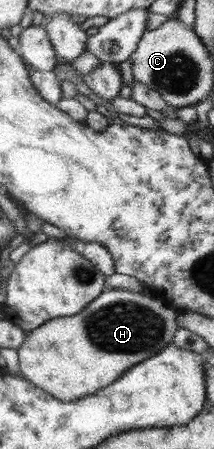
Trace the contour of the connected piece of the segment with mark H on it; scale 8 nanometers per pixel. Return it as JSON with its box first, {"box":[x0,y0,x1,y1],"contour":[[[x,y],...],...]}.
{"box":[16,290,179,402],"contour":[[[129,290],[103,291],[92,302],[89,302],[80,313],[70,317],[54,318],[45,322],[38,328],[26,332],[22,346],[16,348],[19,358],[20,376],[38,386],[39,389],[45,390],[54,398],[64,402],[72,402],[90,394],[103,392],[106,386],[110,386],[115,380],[118,380],[118,378],[120,378],[120,376],[122,376],[130,367],[154,356],[158,351],[173,342],[172,338],[174,338],[174,332],[179,328],[176,318],[178,318],[178,311],[175,308],[161,299],[154,298],[146,291],[140,293],[130,292]]]}

